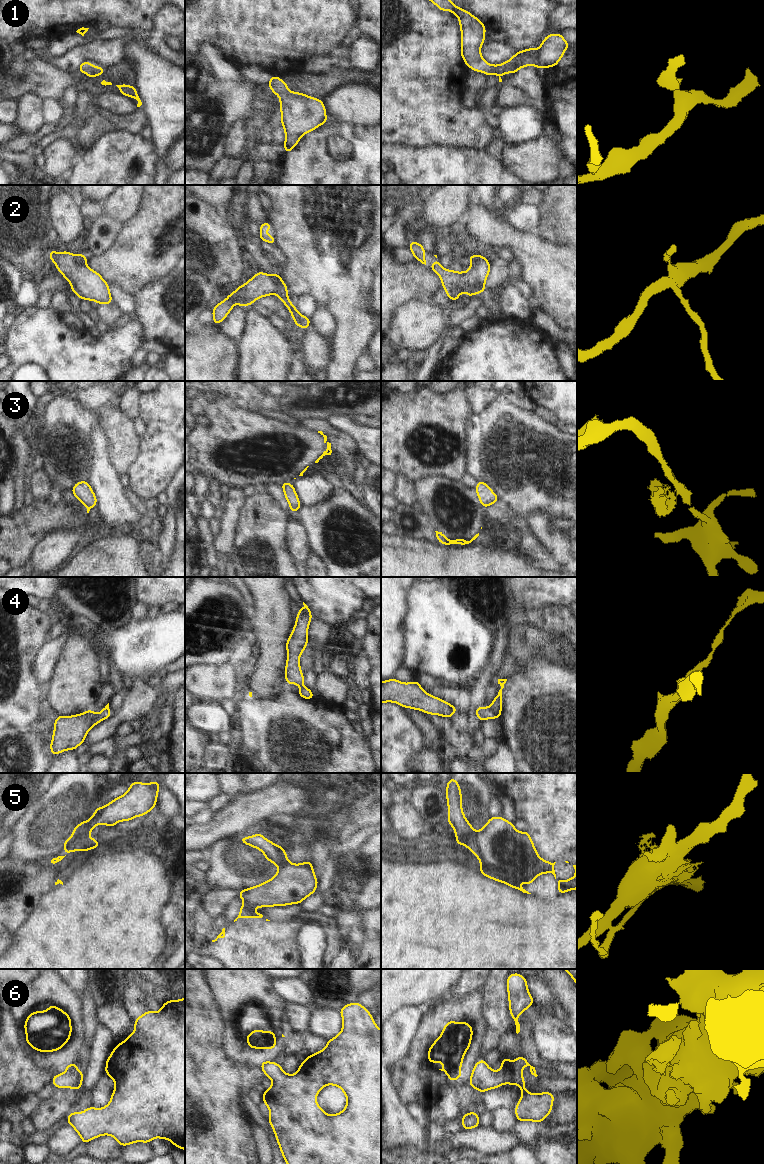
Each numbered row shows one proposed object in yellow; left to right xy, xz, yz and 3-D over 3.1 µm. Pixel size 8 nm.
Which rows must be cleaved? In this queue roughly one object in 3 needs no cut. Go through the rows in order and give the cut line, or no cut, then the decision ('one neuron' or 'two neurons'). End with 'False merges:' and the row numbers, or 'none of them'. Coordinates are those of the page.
1: no cut; one neuron
2: cut in xz along (269, 275), (276, 281), (275, 293); two neurons
3: cut in xy along (87, 506), (90, 508); two neurons
4: cut in yz along (489, 707), (495, 717); two neurons
5: cut in xy along (79, 825), (77, 838), (73, 846), (66, 853); two neurons
6: cut in xy along (74, 1065), (66, 1071); two neurons
False merges: 2, 3, 4, 5, 6

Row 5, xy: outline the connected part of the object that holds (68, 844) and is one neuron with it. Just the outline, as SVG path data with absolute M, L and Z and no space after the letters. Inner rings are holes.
M77 825L73 829L72 836L63 843L63 848L64 848L65 853L67 853L70 849L73 848L73 843L77 839L77 833L78 833L78 831L79 831L79 825Z

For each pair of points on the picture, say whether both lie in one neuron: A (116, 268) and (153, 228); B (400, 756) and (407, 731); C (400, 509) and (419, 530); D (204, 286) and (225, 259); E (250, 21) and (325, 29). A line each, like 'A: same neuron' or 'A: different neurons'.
A: same neuron
B: same neuron
C: same neuron
D: different neurons
E: same neuron

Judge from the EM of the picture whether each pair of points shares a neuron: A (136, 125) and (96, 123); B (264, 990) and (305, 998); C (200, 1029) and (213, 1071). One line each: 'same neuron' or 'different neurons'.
A: same neuron
B: different neurons
C: same neuron

